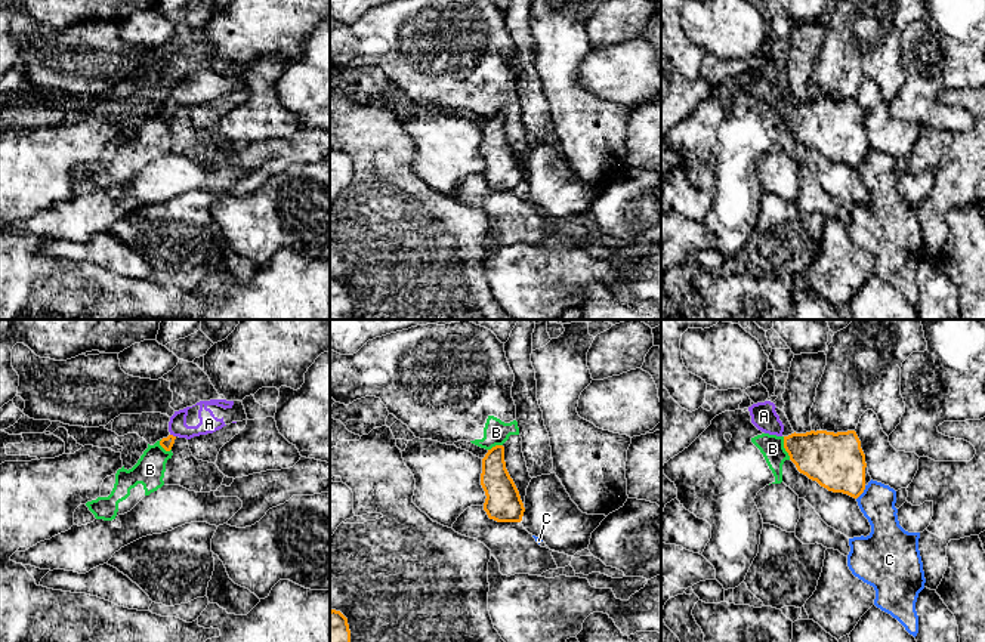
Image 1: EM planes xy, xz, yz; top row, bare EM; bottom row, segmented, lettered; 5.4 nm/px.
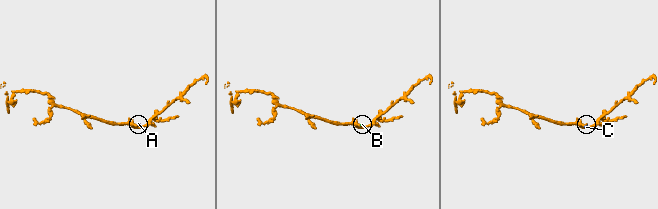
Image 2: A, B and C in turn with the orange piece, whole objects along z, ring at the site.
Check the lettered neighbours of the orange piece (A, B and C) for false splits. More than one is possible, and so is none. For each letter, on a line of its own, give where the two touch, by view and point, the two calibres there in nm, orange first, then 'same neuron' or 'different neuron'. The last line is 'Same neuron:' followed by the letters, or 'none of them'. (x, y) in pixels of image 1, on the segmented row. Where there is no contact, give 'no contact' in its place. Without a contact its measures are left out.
A: xy (172, 435) | 70/100 nm | same neuron
B: yz (786, 448) | 280/130 nm | different neuron
C: yz (862, 491) | 300/190 nm | different neuron
Same neuron: A

